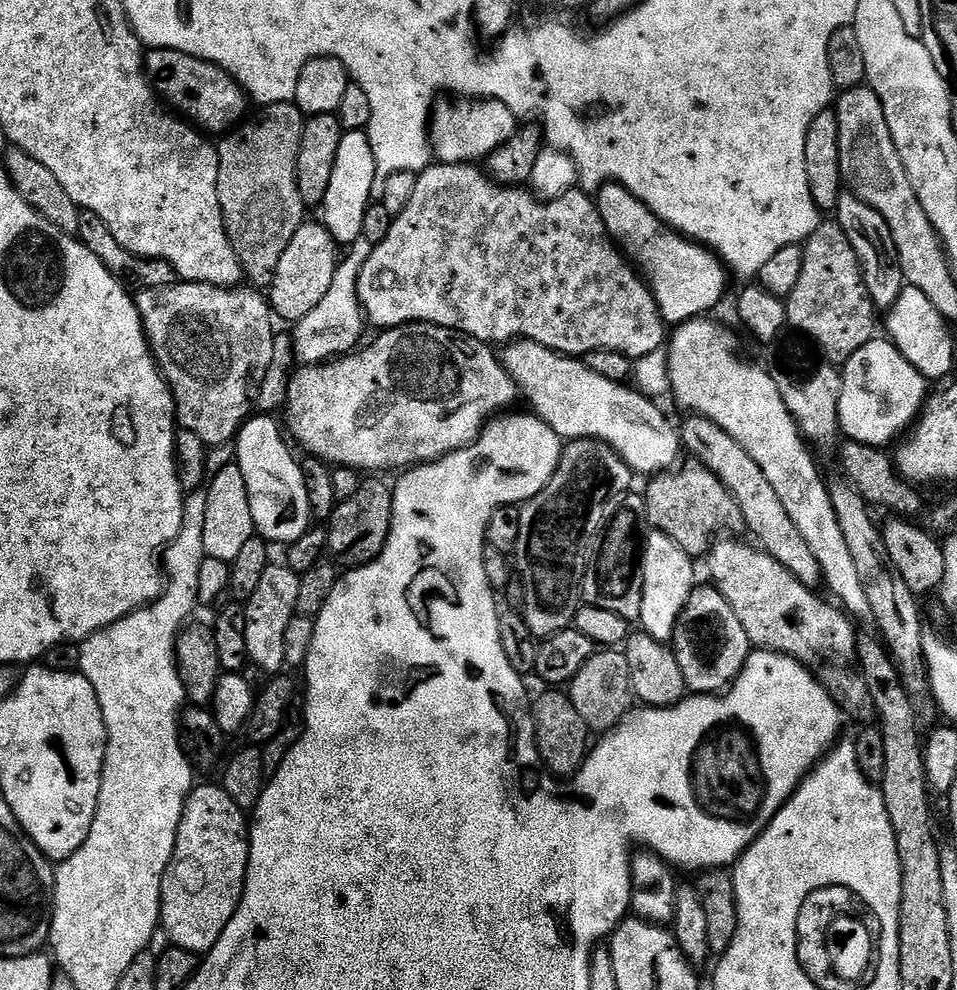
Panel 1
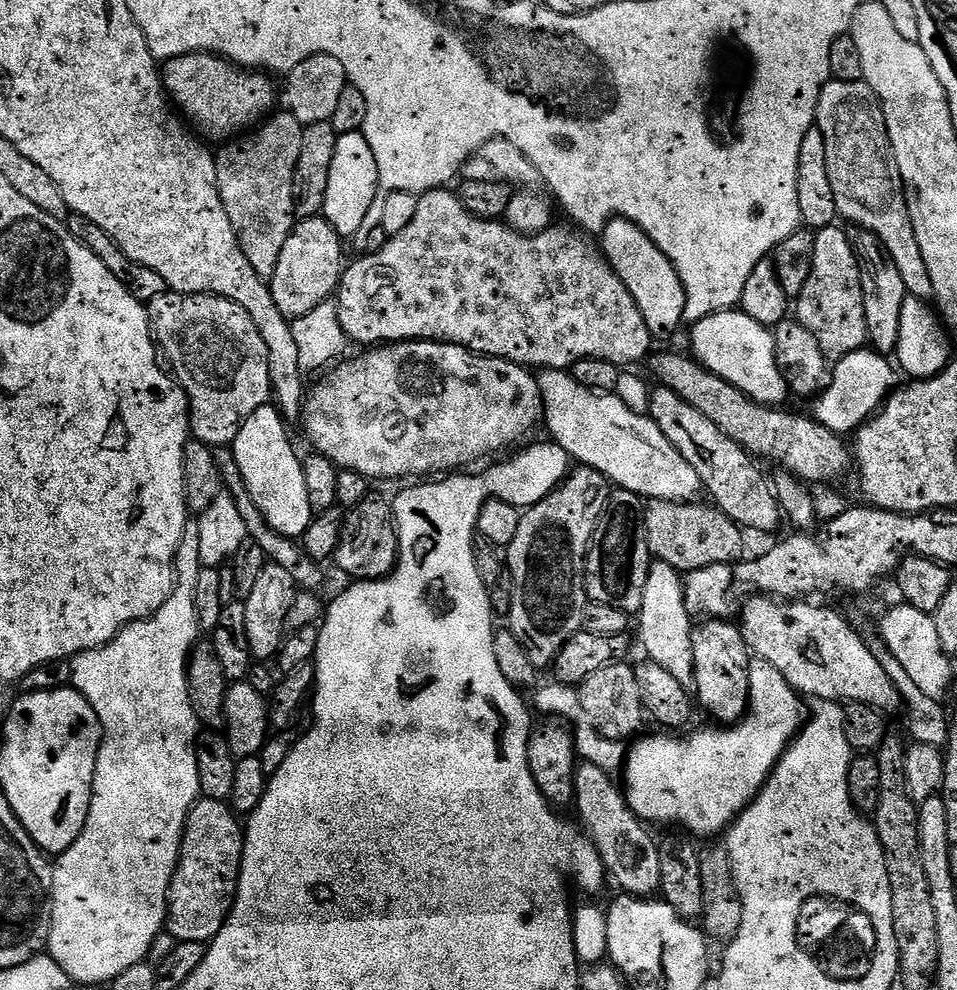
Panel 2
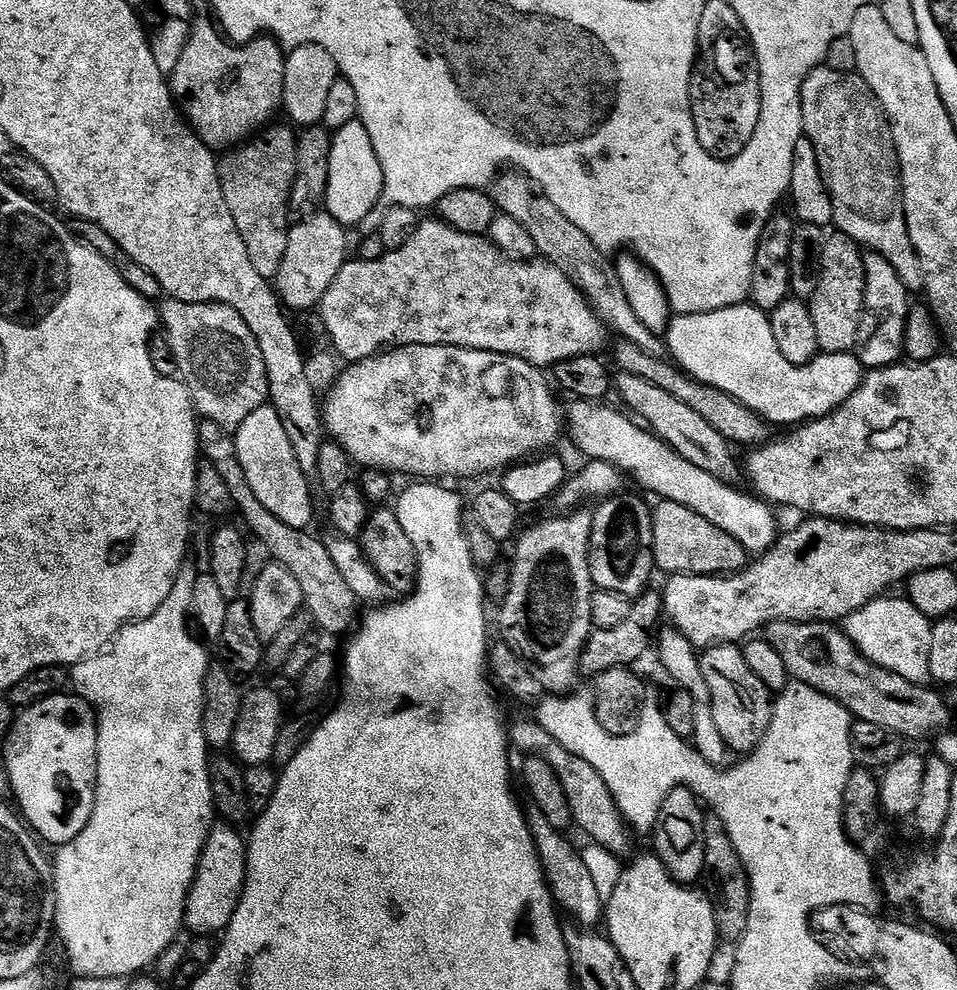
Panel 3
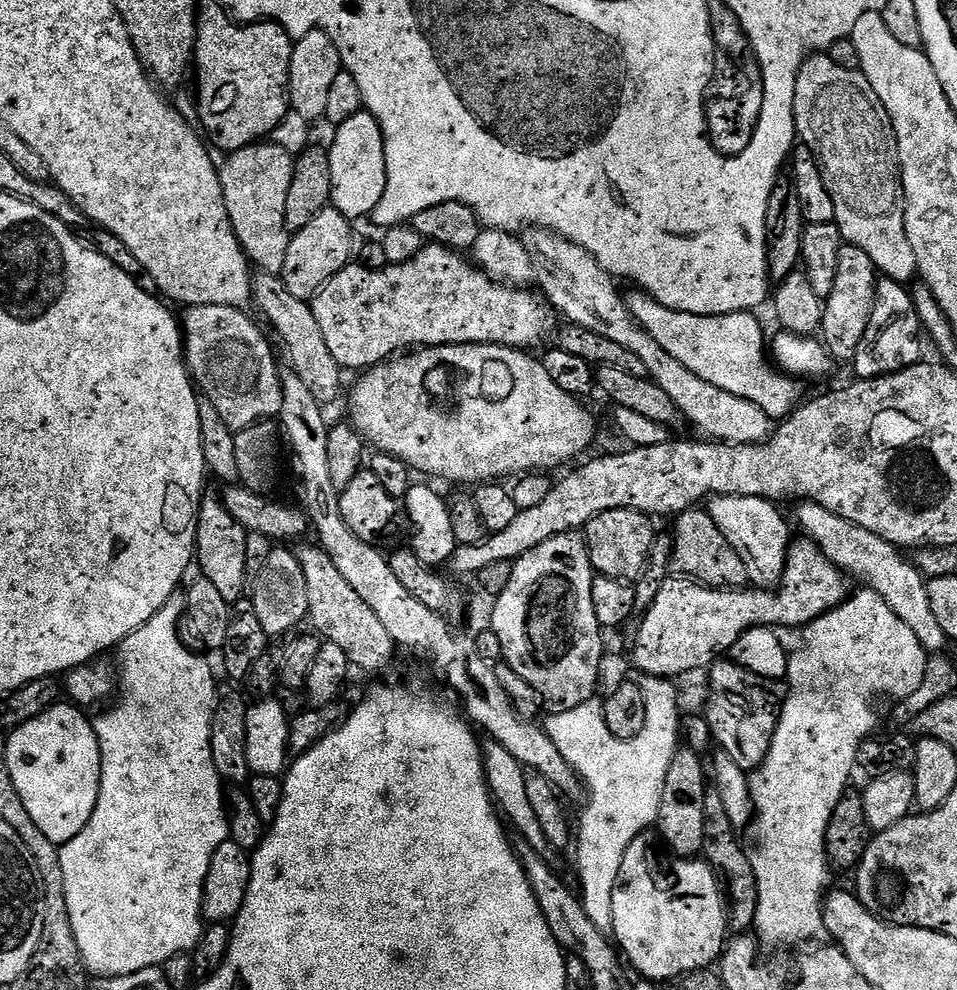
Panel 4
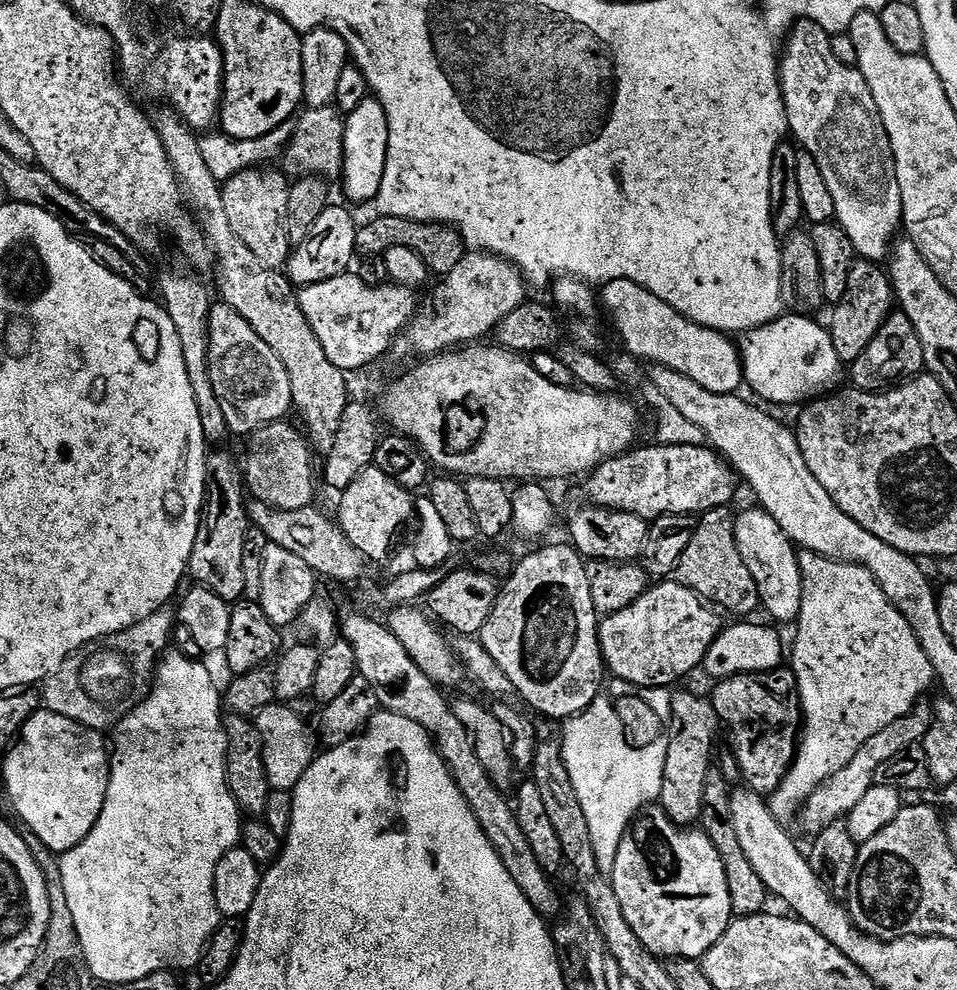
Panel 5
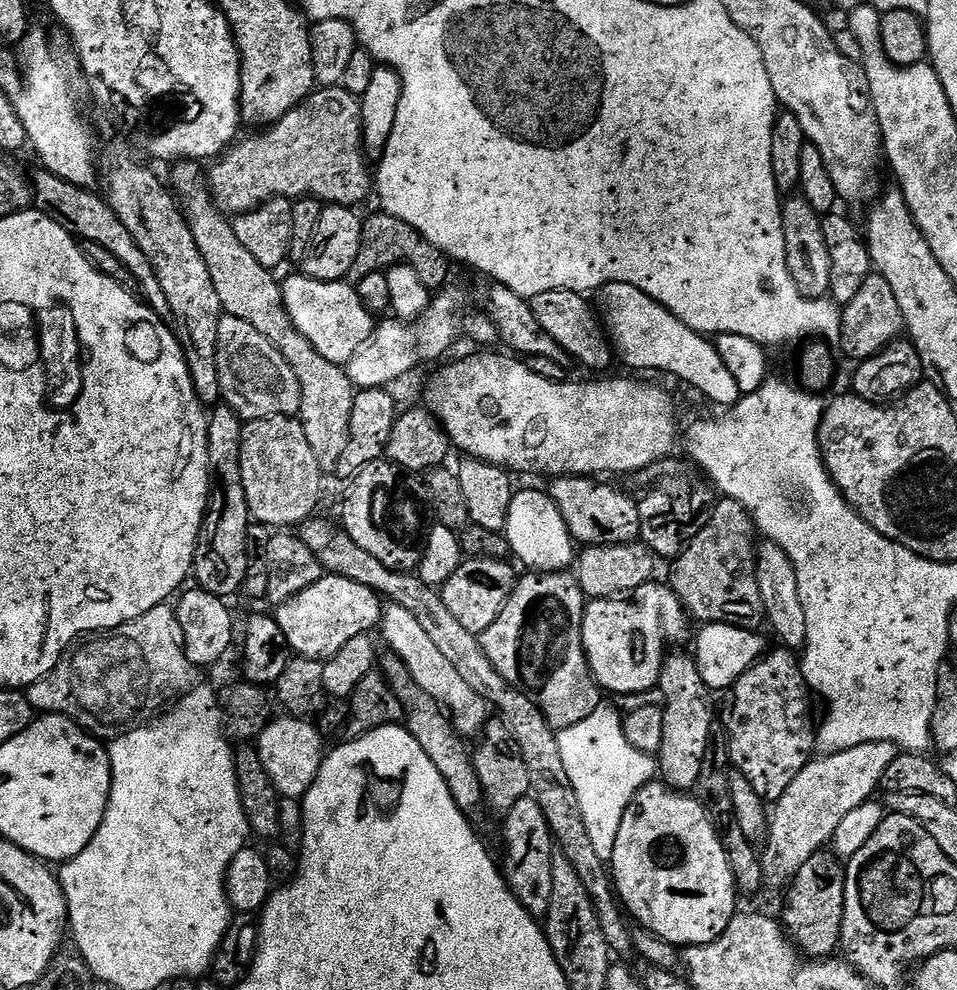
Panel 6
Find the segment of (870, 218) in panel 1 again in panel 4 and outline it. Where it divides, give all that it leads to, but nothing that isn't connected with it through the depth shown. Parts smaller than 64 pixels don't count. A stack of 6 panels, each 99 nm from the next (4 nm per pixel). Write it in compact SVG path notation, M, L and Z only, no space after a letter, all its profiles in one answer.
M877 279L876 305L866 326L866 334L862 334L862 342L858 342L858 350L850 362L850 368L853 368L857 372L855 375L862 380L873 380L879 376L889 376L913 368L922 360L920 336L922 340L922 325L912 301L911 291L897 280Z

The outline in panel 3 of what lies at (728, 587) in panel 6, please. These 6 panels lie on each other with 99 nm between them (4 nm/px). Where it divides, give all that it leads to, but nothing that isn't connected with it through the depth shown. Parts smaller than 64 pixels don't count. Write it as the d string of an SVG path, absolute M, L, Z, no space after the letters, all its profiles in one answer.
M661 499L660 505L652 508L652 559L655 567L664 571L668 576L727 576L734 572L741 572L750 563L750 554L726 530L718 530L714 522L706 522L702 514L694 514L686 506L673 500Z

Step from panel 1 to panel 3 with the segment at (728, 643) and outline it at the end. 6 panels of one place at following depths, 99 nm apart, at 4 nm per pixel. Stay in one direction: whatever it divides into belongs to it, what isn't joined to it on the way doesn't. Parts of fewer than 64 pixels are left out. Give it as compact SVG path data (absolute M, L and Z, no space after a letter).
M722 644L703 649L699 657L700 673L710 686L715 725L733 753L751 754L768 732L774 711L774 692L754 674L747 655L736 644Z

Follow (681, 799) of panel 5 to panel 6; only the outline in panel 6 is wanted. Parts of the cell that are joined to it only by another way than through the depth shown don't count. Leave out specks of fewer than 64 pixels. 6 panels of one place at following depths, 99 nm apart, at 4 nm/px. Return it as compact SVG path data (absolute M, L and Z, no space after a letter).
M669 655L665 659L660 671L658 692L664 695L664 730L658 753L661 781L676 791L693 791L698 786L703 759L714 735L712 719L716 712L712 709L713 693L702 682L702 674L698 674L698 666L691 655Z

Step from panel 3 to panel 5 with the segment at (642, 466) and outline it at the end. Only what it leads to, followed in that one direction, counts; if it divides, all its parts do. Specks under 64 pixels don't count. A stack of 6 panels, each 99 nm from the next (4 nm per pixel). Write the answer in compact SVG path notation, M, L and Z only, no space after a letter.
M753 506L736 516L734 538L738 542L738 554L746 562L750 574L754 574L763 611L768 611L776 620L795 621L800 615L804 583L800 573L798 549L787 534L766 514L763 508Z

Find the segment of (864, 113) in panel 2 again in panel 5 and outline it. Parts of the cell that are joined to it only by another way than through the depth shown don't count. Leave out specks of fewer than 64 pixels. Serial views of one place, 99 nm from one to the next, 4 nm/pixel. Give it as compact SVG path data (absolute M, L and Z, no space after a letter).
M798 20L792 25L787 37L786 43L782 48L782 59L780 61L780 89L784 95L784 105L788 115L788 131L794 137L795 143L803 151L814 154L818 166L822 170L822 178L826 178L826 187L834 198L834 210L836 211L835 223L846 230L846 236L854 246L857 257L862 260L875 260L884 262L889 259L894 241L902 228L904 211L902 210L902 190L898 190L898 178L896 177L896 163L894 162L894 150L890 146L890 138L886 134L886 126L882 122L882 114L878 114L878 102L874 102L874 94L870 94L870 86L866 86L866 78L862 78L860 69L851 65L838 62L834 58L832 49L832 36L822 30L820 24L815 24L812 20Z

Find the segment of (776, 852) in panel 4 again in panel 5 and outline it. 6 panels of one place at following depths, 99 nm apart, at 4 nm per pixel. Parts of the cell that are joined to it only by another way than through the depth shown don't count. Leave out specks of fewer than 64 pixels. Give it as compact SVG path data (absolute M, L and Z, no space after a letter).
M801 551L800 573L804 583L800 615L795 621L796 645L790 648L790 667L798 682L802 709L802 735L798 741L792 768L770 797L777 820L788 822L801 811L808 796L838 773L858 753L868 738L886 729L892 722L912 713L912 708L934 684L934 673L926 650L918 642L910 622L888 600L882 586L870 570L858 563L831 560Z

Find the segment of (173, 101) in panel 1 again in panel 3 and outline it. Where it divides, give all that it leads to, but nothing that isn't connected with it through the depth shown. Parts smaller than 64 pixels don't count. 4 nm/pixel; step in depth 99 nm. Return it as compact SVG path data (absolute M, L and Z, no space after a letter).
M200 20L191 25L186 46L170 73L170 87L200 141L213 150L232 150L255 137L271 121L268 119L281 111L286 52L279 40L267 34L257 36L250 44L234 46L213 24Z

